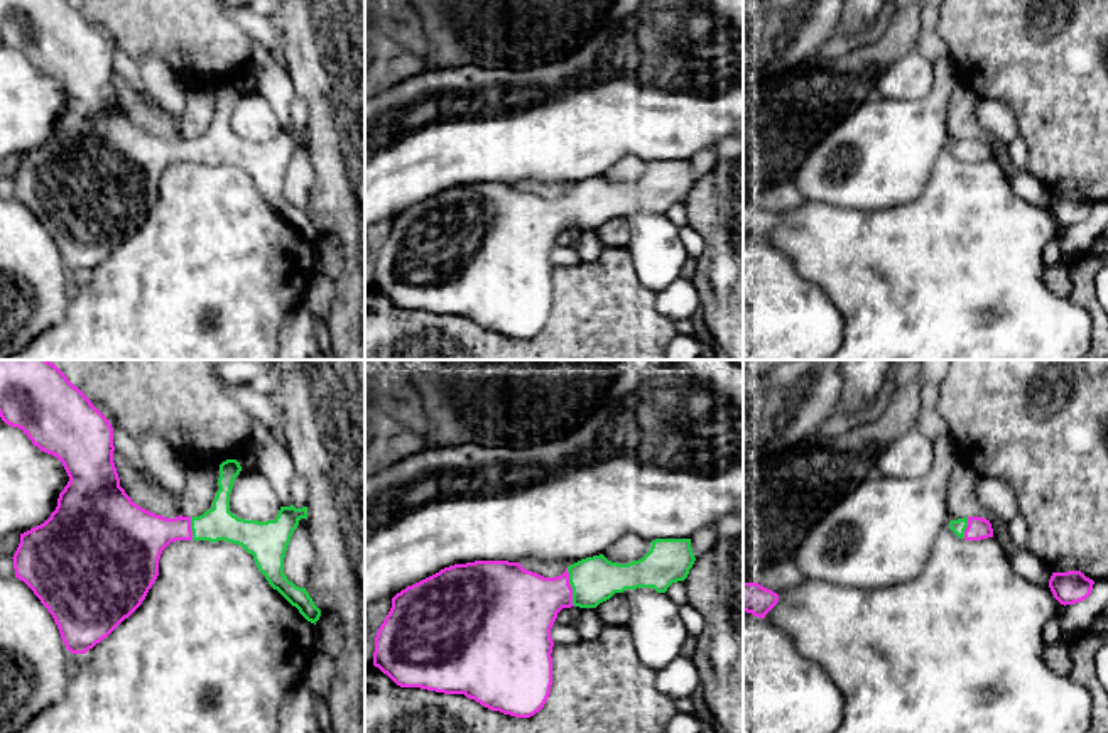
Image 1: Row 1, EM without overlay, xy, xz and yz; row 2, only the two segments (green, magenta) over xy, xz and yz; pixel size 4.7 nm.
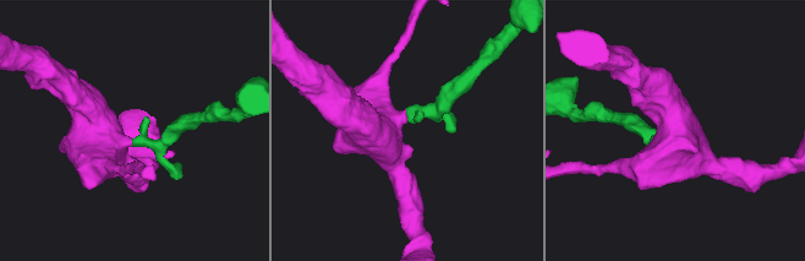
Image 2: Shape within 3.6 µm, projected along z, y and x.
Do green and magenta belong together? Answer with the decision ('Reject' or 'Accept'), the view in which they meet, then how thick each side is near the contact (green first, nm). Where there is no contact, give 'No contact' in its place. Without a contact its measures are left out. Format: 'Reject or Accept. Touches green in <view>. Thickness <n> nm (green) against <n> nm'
Accept. Touches green in xz. Thickness 220 nm (green) against 340 nm

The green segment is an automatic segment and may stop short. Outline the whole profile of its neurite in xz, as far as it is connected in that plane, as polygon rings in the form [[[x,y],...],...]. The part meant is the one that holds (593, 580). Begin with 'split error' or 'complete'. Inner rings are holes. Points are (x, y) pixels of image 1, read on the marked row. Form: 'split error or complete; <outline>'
split error; [[[655,539],[650,544],[638,561],[618,564],[600,554],[568,566],[556,578],[508,561],[444,567],[392,598],[392,608],[375,637],[373,665],[400,687],[464,694],[492,711],[530,718],[551,694],[551,628],[562,608],[596,608],[625,589],[654,588],[665,593],[672,583],[687,578],[696,561],[691,539]]]

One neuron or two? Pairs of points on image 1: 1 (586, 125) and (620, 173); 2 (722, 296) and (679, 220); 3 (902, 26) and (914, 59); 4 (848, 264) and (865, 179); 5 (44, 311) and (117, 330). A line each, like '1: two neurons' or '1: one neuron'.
1: two neurons
2: two neurons
3: two neurons
4: two neurons
5: two neurons

